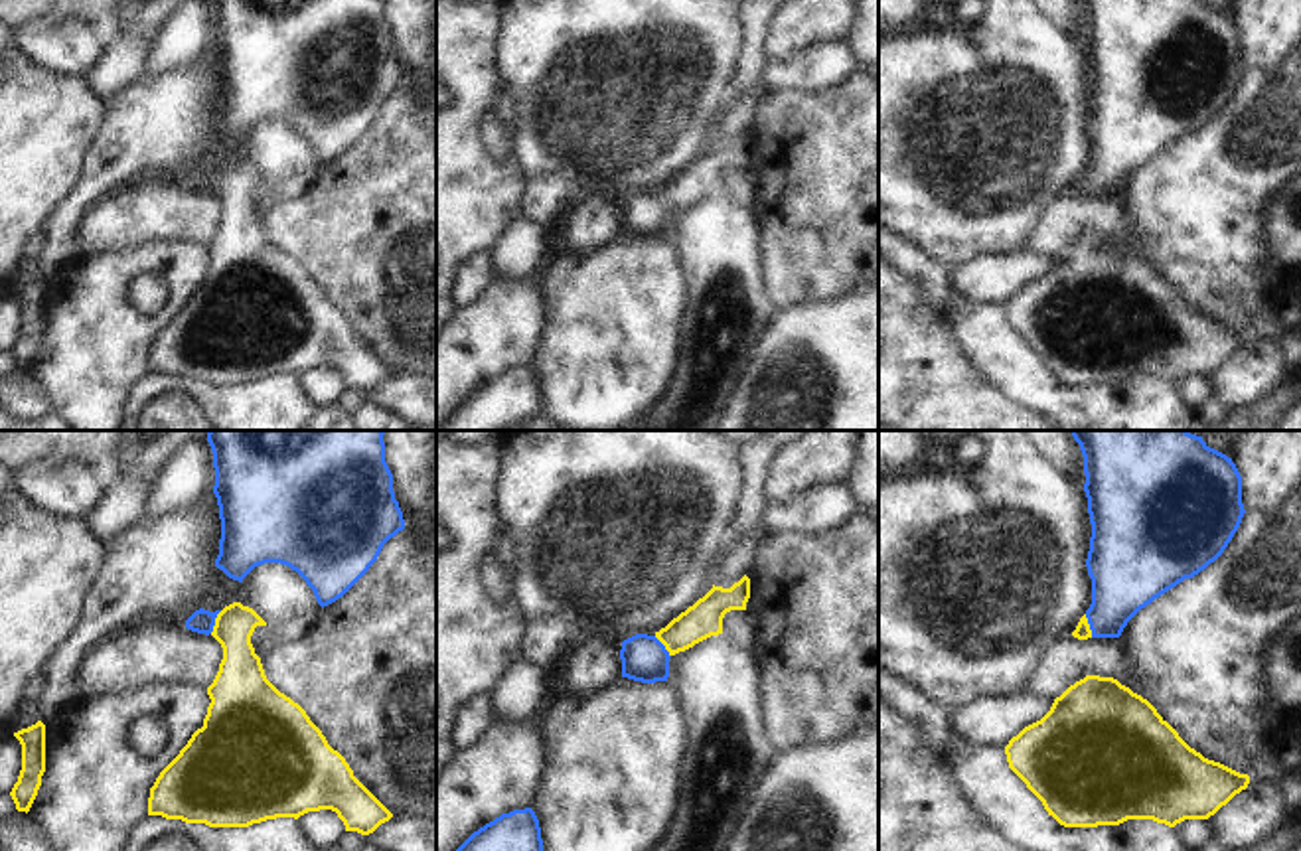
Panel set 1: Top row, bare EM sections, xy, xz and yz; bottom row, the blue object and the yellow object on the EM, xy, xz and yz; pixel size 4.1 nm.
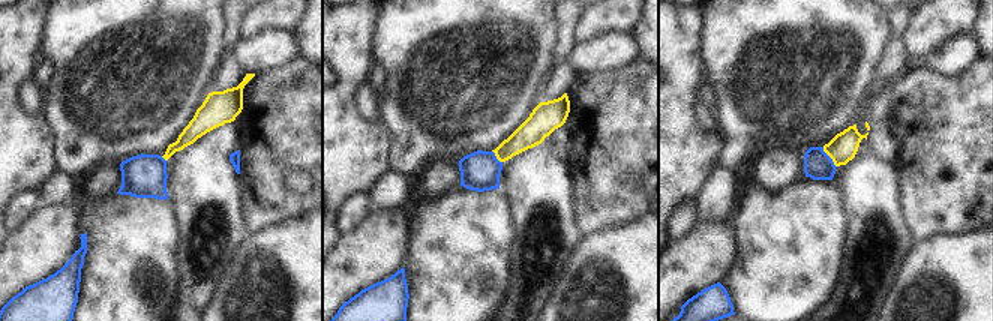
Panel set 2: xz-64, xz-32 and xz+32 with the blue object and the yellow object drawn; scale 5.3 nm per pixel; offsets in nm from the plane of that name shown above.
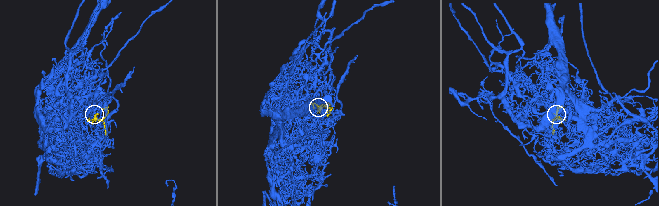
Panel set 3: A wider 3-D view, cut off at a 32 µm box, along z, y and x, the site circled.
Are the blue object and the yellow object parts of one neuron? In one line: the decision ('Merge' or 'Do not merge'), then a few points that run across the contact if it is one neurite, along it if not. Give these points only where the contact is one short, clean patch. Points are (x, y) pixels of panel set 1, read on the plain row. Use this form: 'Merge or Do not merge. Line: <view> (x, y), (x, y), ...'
Merge. Line: xy (202, 178), (214, 180), (237, 204), (241, 233)

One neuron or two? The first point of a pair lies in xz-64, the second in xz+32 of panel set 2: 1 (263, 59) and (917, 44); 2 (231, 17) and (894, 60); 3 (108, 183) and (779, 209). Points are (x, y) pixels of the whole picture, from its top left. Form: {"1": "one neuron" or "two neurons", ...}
{"1": "two neurons", "2": "one neuron", "3": "two neurons"}

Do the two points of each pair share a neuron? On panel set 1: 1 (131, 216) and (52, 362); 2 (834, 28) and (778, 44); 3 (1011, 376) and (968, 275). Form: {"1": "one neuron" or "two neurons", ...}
{"1": "two neurons", "2": "one neuron", "3": "two neurons"}

